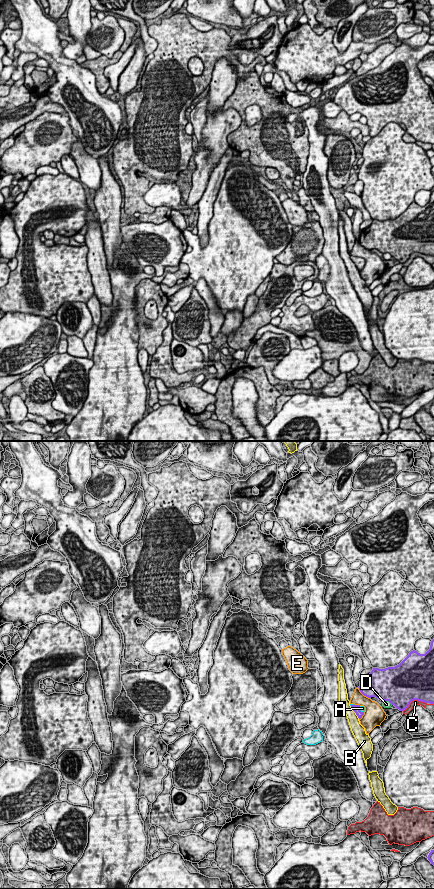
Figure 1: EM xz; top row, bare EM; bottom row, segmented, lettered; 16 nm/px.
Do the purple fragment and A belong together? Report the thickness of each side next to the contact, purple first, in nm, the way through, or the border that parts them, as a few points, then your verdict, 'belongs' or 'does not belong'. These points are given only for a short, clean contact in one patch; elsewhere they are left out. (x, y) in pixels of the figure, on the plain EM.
calibres 130 and 90 nm; way xz (356, 260), (359, 262), (362, 260); belongs

